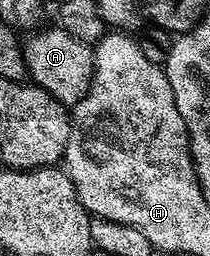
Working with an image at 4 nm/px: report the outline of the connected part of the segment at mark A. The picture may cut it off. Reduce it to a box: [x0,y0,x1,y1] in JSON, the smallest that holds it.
[23,26,95,106]

